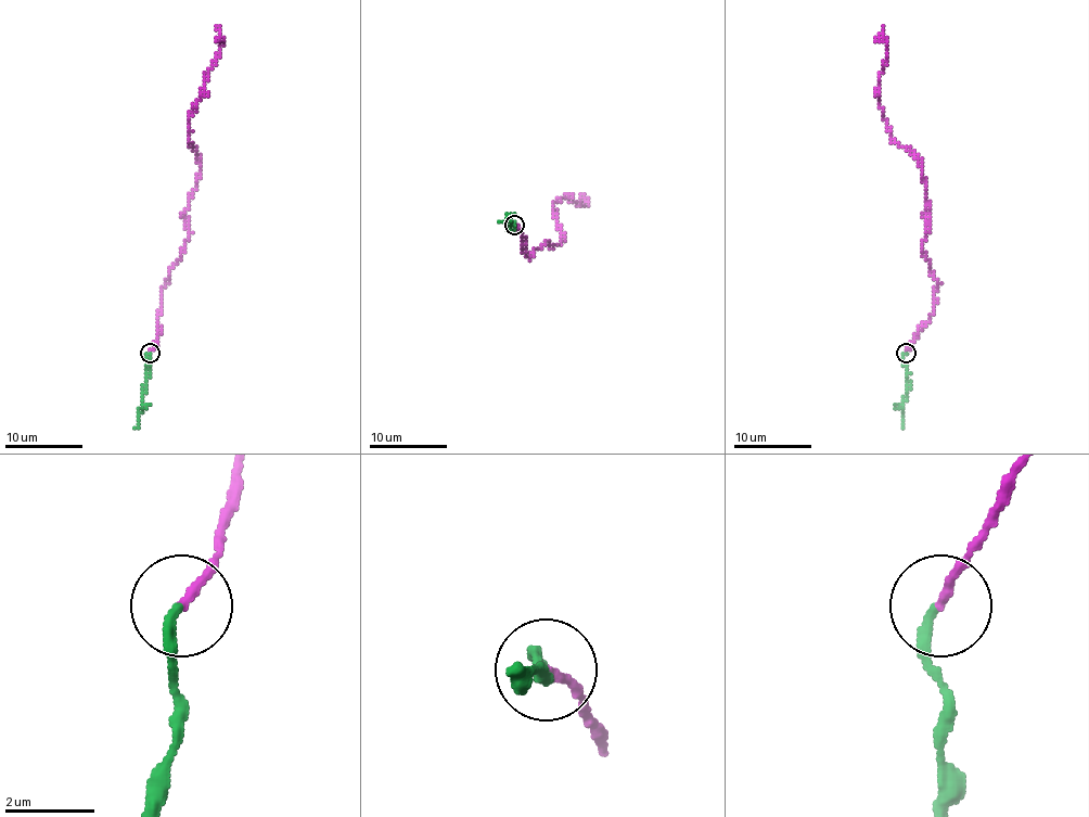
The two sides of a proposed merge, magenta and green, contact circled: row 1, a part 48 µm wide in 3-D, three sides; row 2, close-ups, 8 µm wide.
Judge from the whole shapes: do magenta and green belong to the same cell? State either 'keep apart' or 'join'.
join

